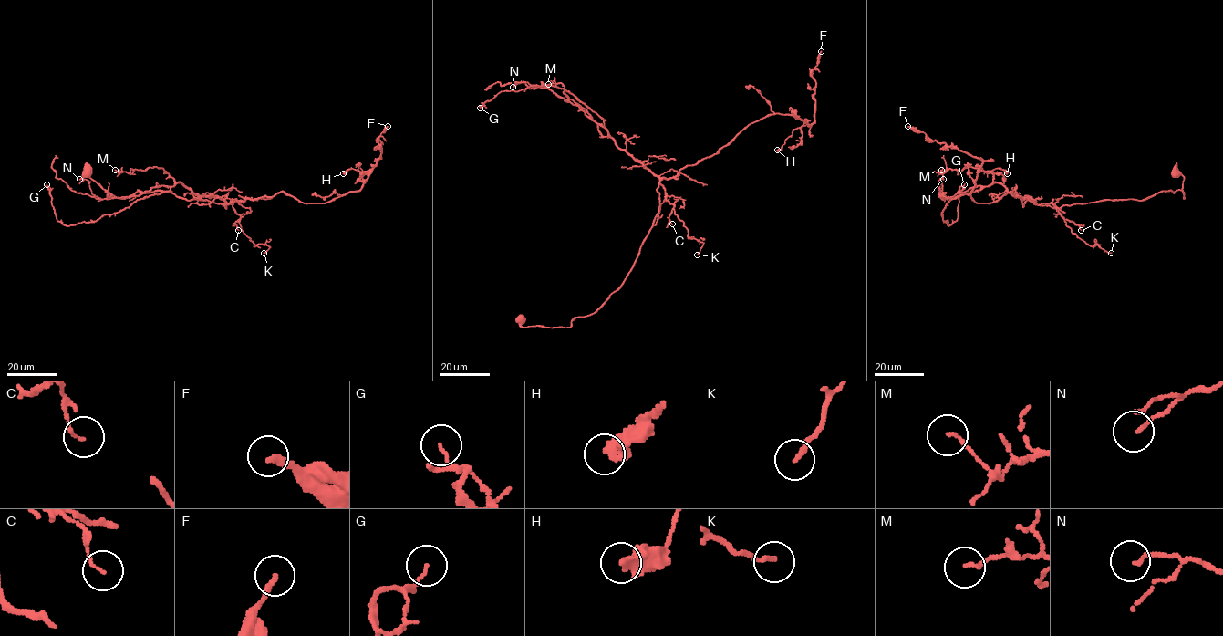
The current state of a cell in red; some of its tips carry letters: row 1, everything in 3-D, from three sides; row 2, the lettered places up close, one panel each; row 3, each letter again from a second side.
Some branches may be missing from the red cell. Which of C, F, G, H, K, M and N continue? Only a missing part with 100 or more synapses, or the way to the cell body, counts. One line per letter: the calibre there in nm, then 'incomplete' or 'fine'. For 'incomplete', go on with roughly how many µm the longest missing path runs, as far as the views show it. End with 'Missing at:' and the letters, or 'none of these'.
C: calibre 90 nm; fine
F: calibre 220 nm; fine
G: calibre 90 nm; fine
H: calibre 460 nm; fine
K: calibre 170 nm; fine
M: calibre 120 nm; fine
N: calibre 110 nm; fine
Missing at: none of these

